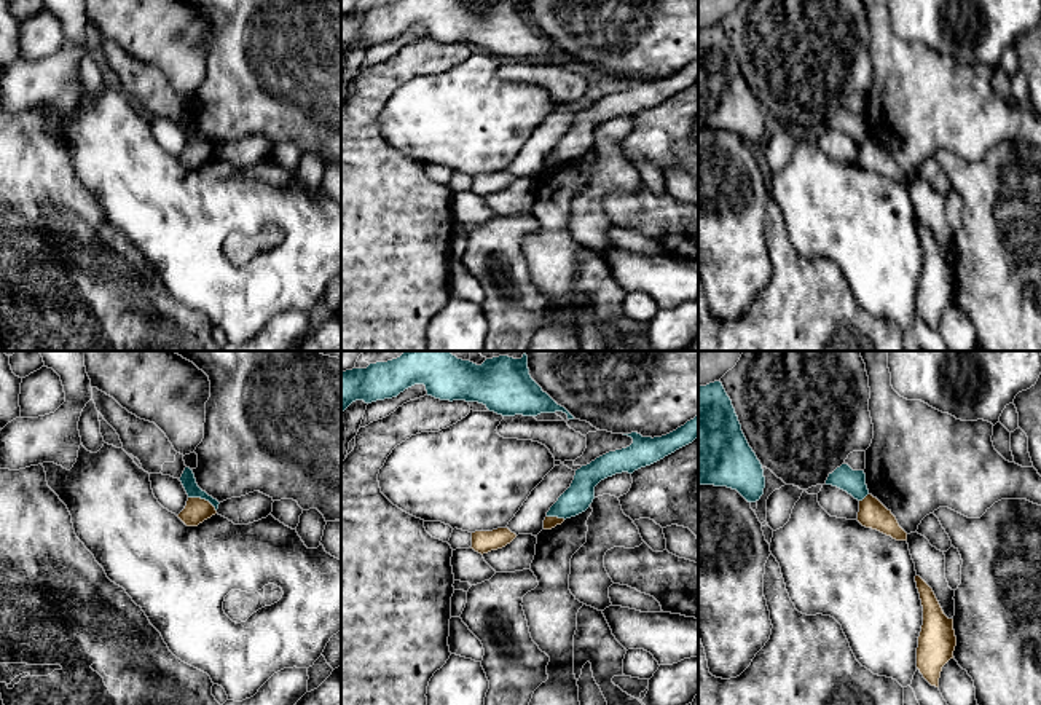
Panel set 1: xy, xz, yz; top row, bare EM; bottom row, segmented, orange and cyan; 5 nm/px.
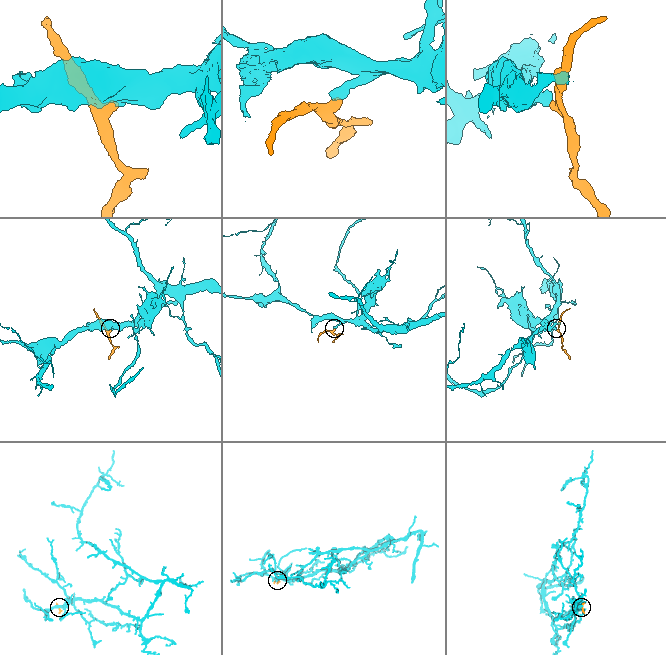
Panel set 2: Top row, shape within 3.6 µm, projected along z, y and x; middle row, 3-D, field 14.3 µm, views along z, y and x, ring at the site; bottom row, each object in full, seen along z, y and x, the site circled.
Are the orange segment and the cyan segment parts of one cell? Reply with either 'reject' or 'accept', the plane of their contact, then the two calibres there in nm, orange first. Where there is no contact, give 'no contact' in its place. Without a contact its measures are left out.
reject | xy | 120/70 nm

